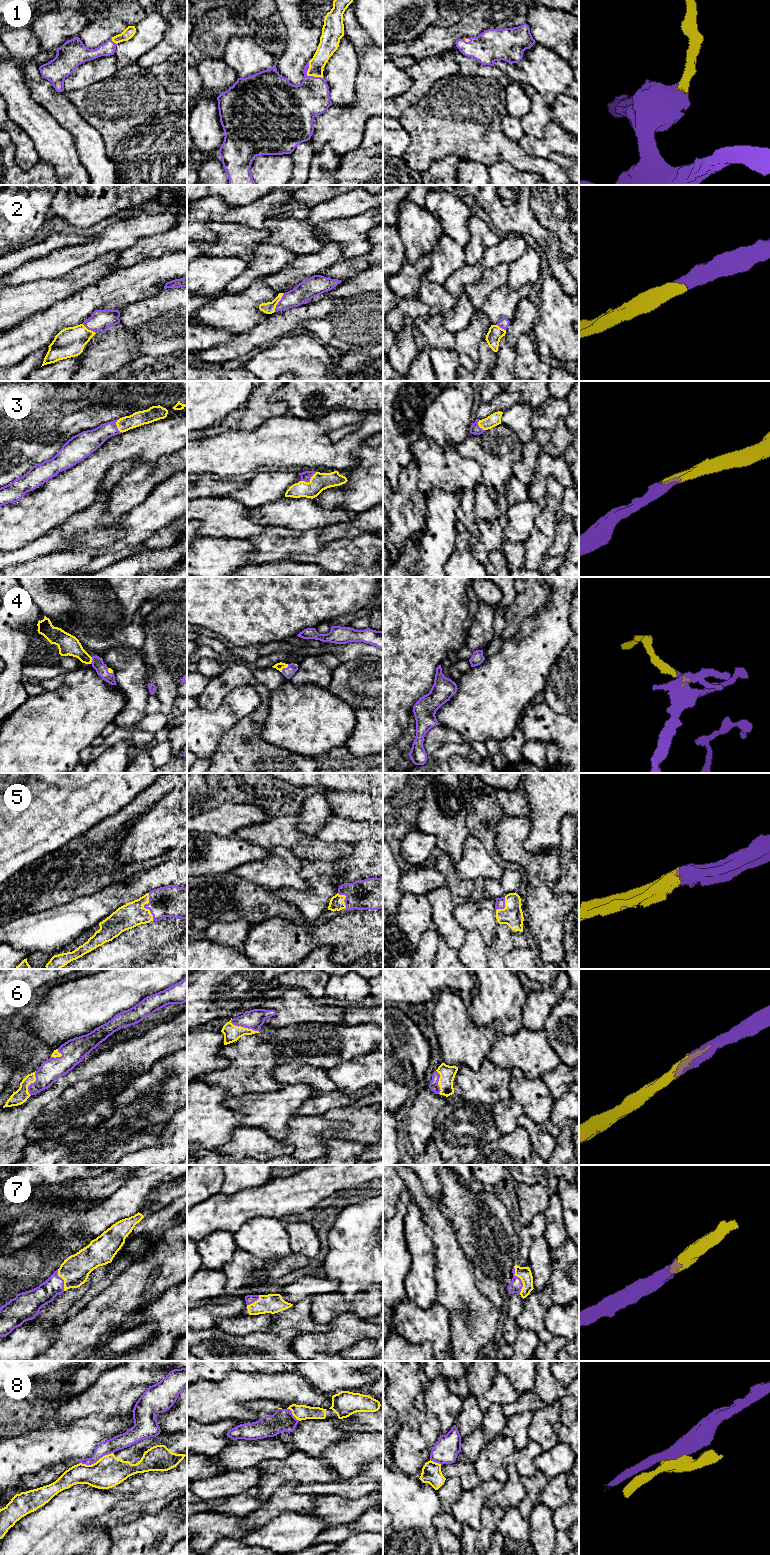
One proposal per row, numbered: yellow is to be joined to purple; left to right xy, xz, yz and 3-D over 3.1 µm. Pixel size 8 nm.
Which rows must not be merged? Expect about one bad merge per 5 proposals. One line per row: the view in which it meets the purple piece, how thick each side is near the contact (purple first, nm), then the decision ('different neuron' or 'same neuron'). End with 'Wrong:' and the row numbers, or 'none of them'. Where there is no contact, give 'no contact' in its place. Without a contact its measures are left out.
1: contact in xz; calibres 320 and 140 nm; same neuron
2: contact in xz; calibres 160 and 90 nm; same neuron
3: contact in xz; calibres 80 and 140 nm; same neuron
4: contact in xz; calibres 90 and 60 nm; same neuron
5: contact in xy; calibres 260 and 200 nm; same neuron
6: contact in xz; calibres 160 and 140 nm; same neuron
7: contact in yz; calibres 100 and 110 nm; same neuron
8: contact in xy; calibres 120 and 260 nm; different neuron
Wrong: 8

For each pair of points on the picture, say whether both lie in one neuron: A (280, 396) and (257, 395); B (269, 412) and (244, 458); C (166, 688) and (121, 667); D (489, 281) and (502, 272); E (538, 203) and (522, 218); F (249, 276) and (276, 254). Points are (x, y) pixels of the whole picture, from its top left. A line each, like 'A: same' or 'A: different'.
A: different
B: different
C: different
D: same
E: different
F: same

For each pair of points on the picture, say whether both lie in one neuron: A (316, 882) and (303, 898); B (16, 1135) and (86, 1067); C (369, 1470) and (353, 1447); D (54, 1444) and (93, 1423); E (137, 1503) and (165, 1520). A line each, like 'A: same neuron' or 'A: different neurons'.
A: same neuron
B: same neuron
C: different neurons
D: same neuron
E: different neurons

